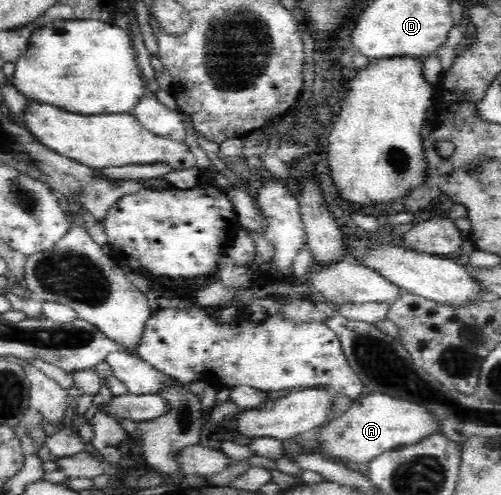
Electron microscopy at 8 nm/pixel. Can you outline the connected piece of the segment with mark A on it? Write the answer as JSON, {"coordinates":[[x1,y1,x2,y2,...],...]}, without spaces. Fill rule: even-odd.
{"coordinates":[[368,393,353,399,351,406,341,416,323,423,320,426,320,452,322,455,328,456,334,460,344,458,349,464,354,462,370,462,373,458,384,454,394,448,406,447,421,442,423,439,433,436,434,432,438,432,438,418,432,411,426,409,418,403,410,402,406,399,396,398,389,394]]}

